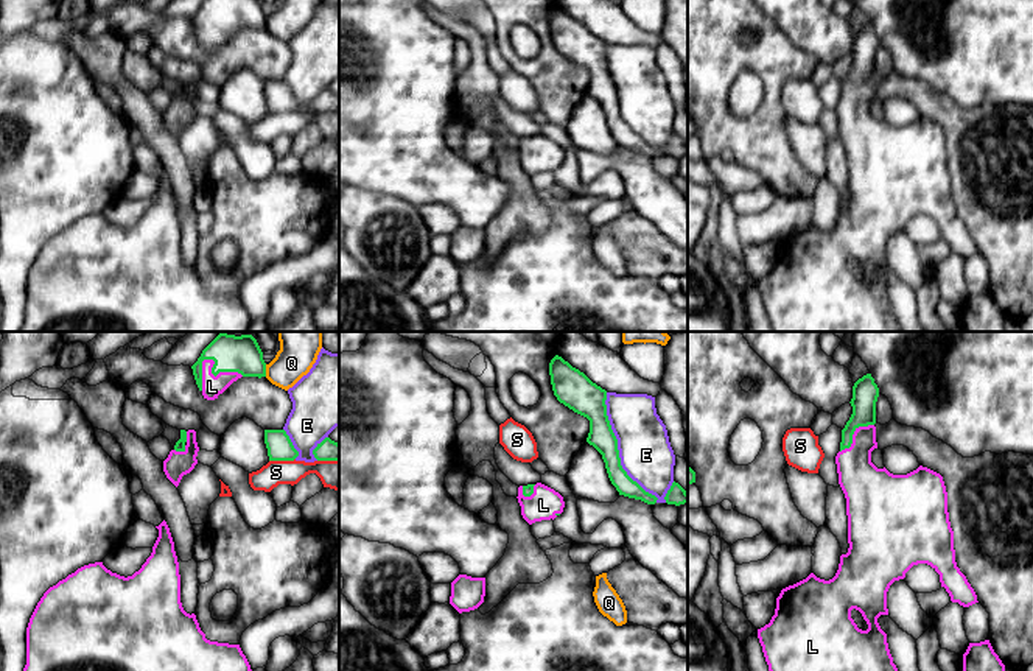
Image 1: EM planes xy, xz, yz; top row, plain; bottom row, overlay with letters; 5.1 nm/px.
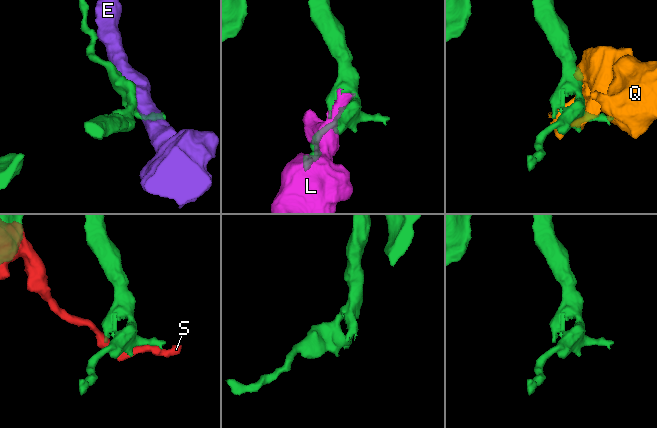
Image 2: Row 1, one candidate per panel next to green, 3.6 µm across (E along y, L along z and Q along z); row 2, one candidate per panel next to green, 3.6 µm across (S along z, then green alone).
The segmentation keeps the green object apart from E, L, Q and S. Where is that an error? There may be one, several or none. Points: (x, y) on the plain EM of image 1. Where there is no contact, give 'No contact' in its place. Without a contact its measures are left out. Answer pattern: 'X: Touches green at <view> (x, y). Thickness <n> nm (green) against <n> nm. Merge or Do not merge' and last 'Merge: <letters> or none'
E: Touches green at xz (618, 101). Thickness 140 nm (green) against 280 nm. Do not merge
L: Touches green at xy (217, 25). Thickness 140 nm (green) against 110 nm. Merge
Q: Touches green at xy (265, 22). Thickness 140 nm (green) against 180 nm. Do not merge
S: Touches green at xy (282, 111). Thickness 130 nm (green) against 130 nm. Do not merge
Merge: L

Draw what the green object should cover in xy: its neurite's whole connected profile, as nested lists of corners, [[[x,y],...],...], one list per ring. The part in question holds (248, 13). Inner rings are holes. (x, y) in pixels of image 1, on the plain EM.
[[[204,0],[191,20],[207,51],[218,50],[241,28],[266,28],[261,0]]]

